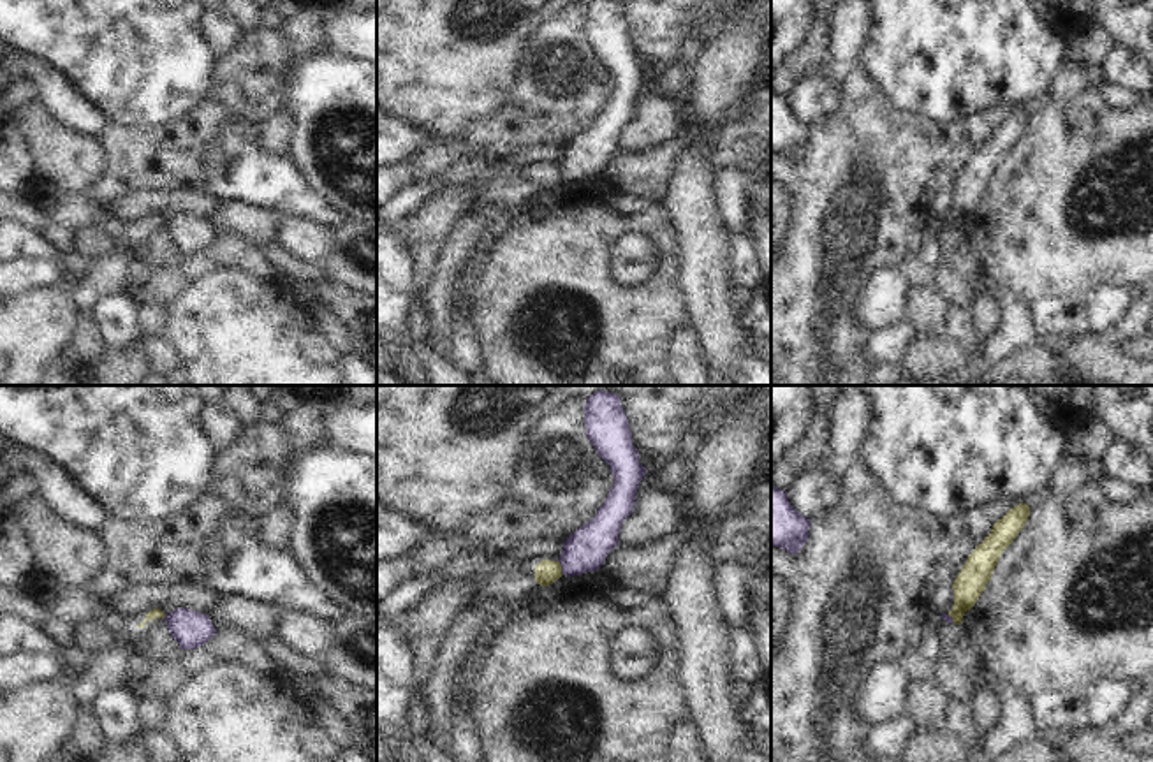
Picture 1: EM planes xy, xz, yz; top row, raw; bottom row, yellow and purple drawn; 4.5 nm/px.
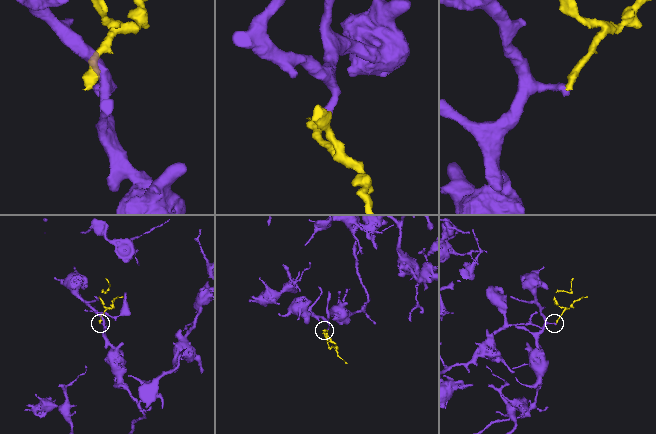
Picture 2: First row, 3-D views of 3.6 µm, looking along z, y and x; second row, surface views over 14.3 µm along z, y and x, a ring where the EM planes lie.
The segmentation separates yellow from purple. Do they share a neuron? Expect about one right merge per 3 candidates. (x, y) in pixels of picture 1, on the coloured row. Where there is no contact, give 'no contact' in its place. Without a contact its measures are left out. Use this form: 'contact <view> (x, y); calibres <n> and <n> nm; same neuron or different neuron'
contact xz (560, 567); calibres 110 and 190 nm; different neuron

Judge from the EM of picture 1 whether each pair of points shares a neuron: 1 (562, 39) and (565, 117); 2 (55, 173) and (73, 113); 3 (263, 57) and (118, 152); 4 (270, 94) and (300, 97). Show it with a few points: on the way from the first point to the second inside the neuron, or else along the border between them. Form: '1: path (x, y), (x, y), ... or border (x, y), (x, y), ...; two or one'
1: path (562, 58), (562, 97); one
2: border (37, 101), (62, 125), (97, 139); two
3: path (231, 95), (175, 152), (157, 152); one
4: border (294, 60), (289, 67), (289, 87), (280, 109); two

